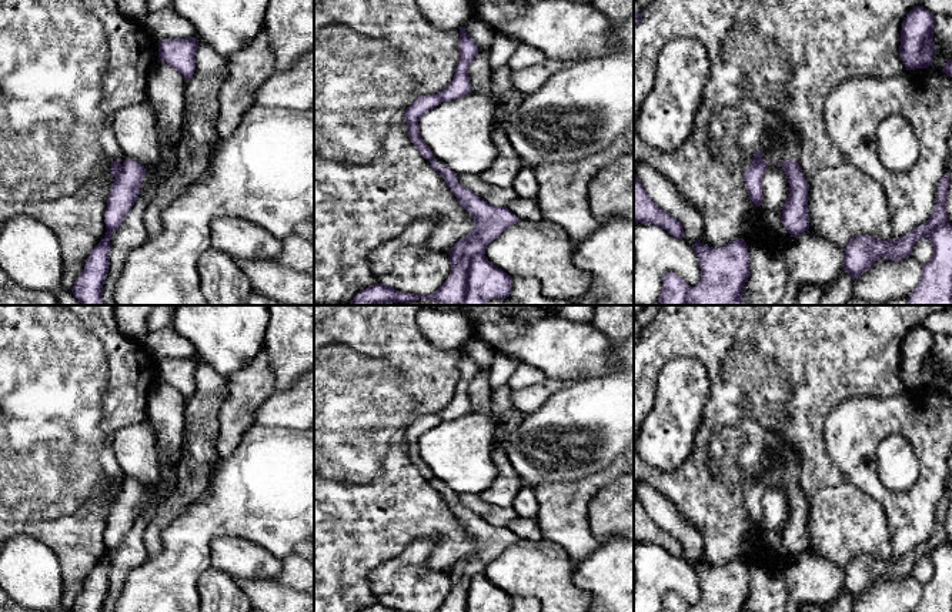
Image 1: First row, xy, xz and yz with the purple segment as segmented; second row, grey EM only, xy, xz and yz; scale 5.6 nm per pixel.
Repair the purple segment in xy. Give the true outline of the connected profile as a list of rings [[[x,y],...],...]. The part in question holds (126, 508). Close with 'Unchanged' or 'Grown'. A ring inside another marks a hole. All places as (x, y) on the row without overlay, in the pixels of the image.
[[[126,476],[123,484],[120,481],[113,481],[108,495],[114,502],[107,516],[107,529],[104,535],[107,552],[87,576],[83,592],[70,608],[73,612],[101,612],[108,592],[111,554],[121,545],[124,536],[140,515],[146,488],[136,479]]]. Unchanged

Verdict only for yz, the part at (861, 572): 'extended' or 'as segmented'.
as segmented

